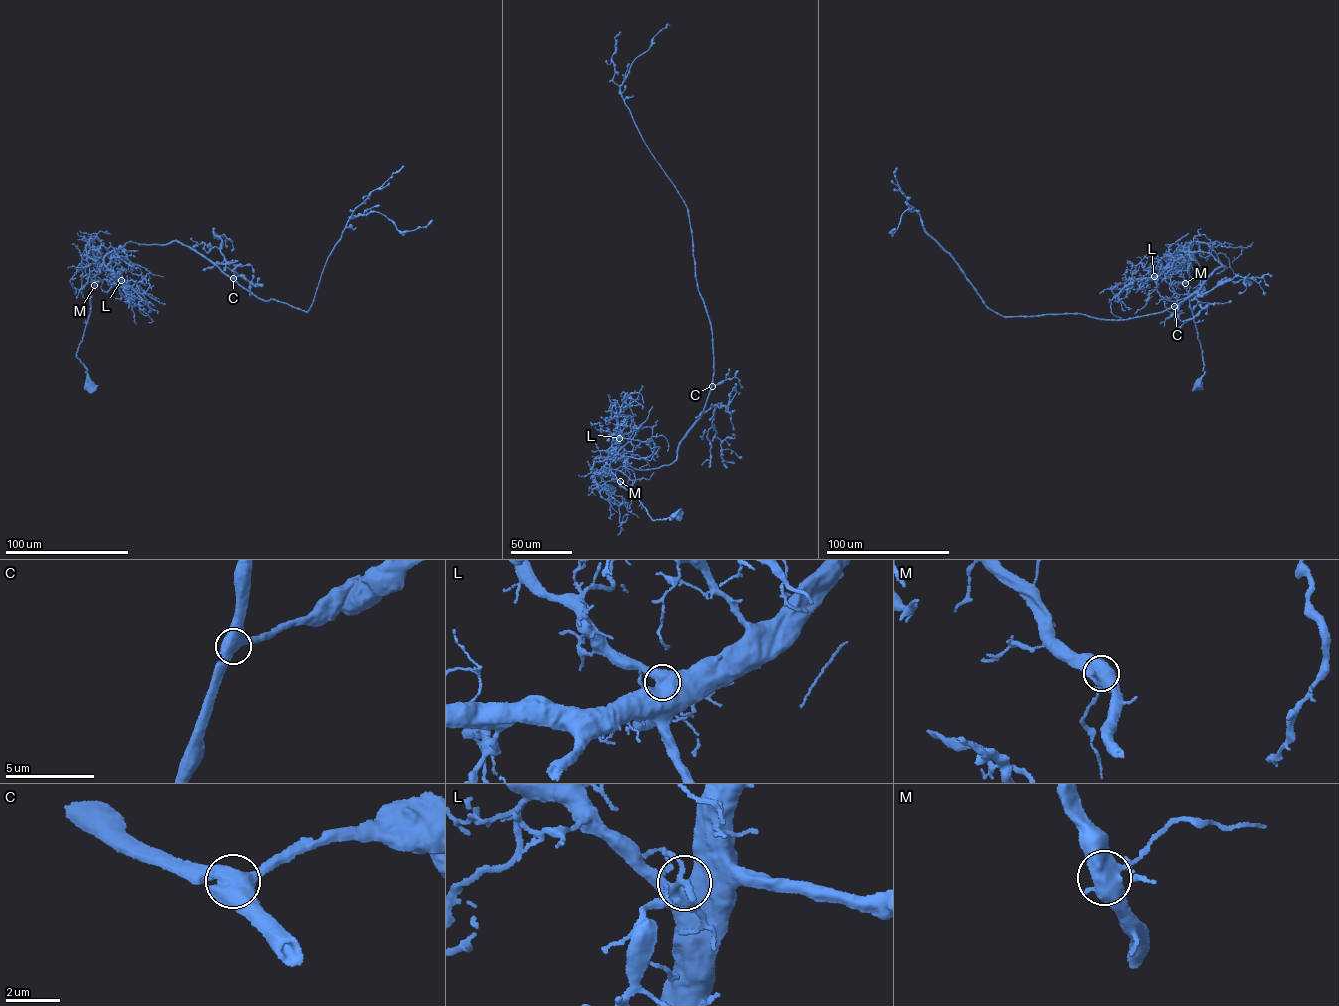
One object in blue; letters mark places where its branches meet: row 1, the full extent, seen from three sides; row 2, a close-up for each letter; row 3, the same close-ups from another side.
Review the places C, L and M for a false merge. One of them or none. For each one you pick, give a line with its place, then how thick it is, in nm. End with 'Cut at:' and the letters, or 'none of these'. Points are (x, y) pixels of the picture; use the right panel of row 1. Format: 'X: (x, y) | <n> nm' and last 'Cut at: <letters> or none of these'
Cut at: none of these

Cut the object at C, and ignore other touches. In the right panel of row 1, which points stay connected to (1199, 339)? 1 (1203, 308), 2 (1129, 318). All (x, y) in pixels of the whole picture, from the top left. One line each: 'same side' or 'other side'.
1: same side
2: other side

